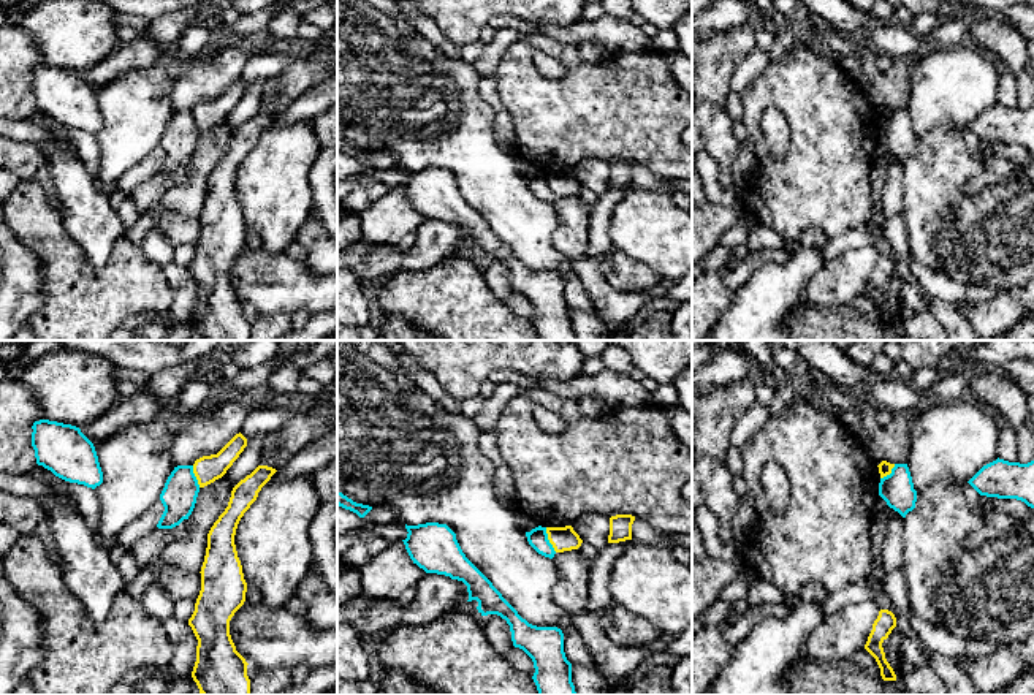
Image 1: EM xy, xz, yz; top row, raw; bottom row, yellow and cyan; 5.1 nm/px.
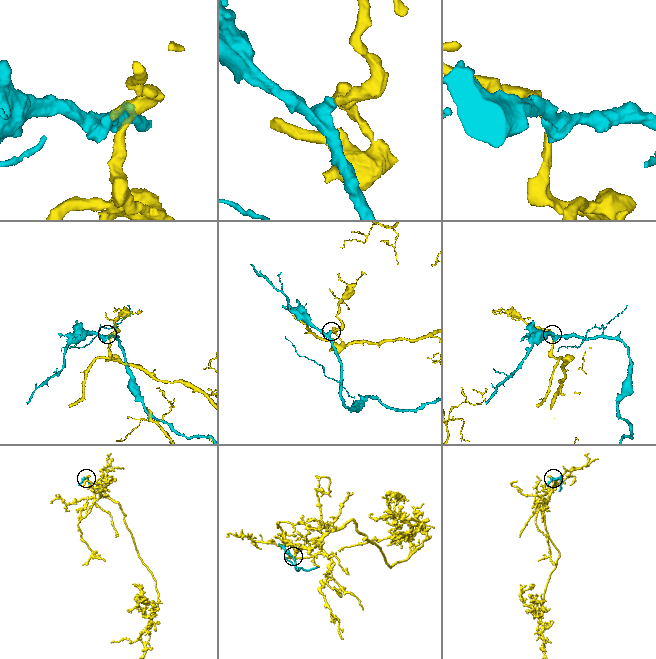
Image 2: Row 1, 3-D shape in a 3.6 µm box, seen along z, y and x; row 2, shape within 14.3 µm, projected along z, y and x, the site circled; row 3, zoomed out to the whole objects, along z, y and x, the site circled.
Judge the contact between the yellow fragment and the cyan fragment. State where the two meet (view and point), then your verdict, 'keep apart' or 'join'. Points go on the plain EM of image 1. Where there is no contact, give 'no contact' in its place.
contact xz (548, 184); keep apart

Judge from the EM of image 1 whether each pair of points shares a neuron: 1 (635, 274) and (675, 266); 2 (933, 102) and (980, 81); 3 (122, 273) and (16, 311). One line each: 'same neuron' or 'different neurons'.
1: different neurons
2: same neuron
3: different neurons

